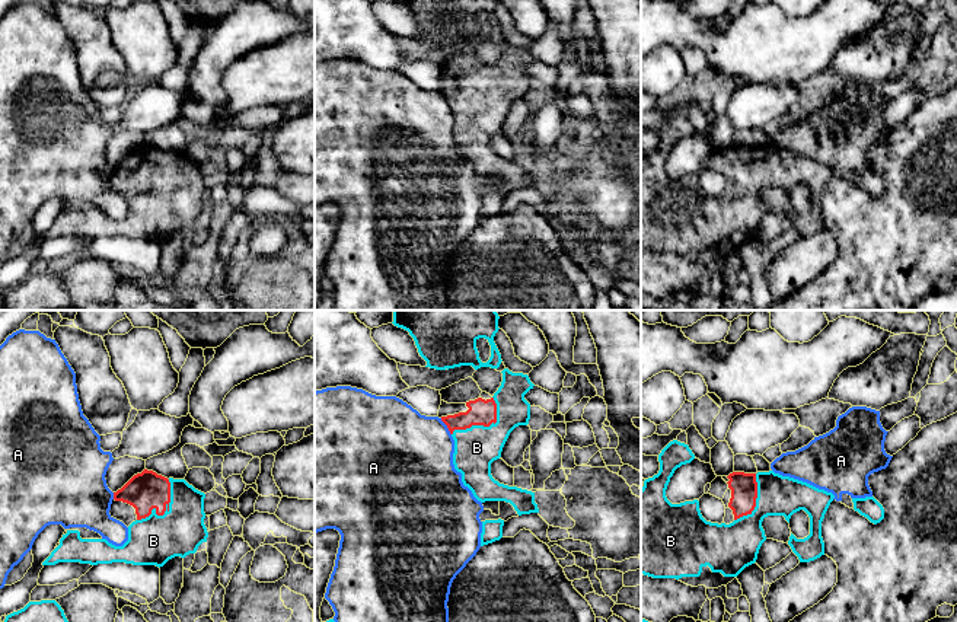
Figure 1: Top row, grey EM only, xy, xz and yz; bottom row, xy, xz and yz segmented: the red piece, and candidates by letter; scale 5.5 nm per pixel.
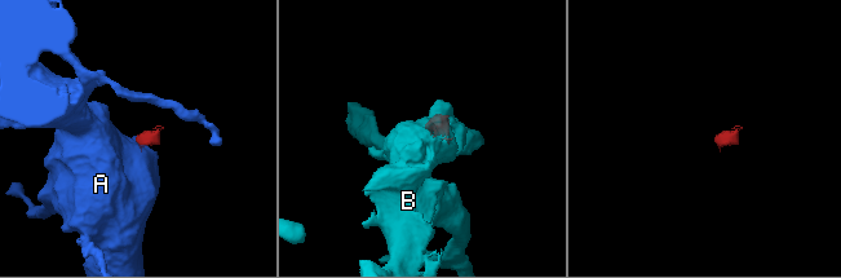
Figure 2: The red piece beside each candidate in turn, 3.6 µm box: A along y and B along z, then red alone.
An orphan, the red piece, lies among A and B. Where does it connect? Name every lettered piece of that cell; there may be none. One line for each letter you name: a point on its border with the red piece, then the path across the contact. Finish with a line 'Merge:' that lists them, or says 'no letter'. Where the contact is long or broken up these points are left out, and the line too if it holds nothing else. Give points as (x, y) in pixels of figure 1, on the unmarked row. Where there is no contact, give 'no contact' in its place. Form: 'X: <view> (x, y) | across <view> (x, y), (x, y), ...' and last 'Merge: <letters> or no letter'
B: xy (165, 184)
Merge: B

